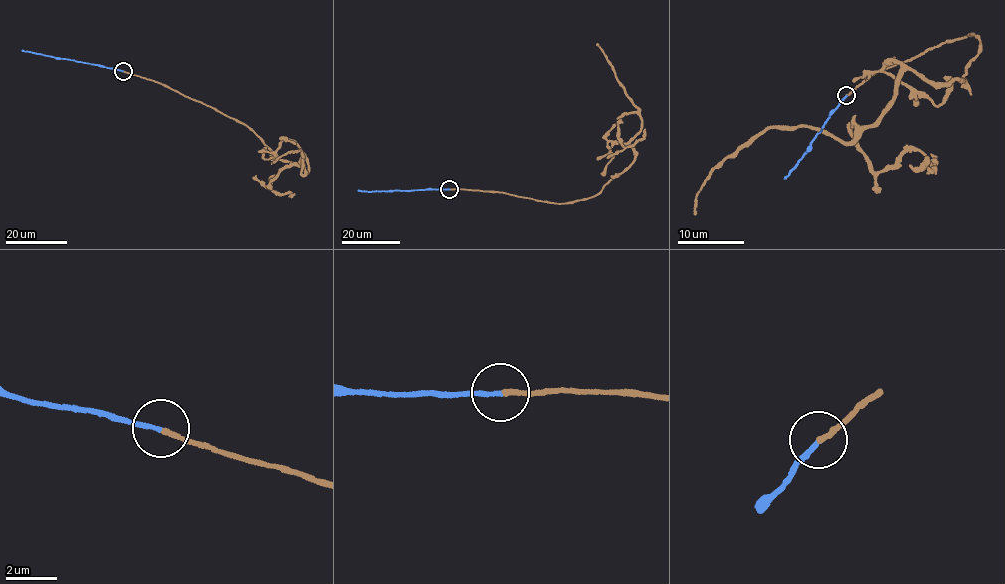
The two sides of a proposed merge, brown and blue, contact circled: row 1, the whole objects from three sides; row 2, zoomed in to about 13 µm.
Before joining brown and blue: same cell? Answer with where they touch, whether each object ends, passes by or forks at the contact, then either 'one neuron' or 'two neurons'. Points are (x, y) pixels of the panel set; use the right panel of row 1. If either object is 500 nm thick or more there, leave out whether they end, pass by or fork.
(846, 95) | brown ends | blue ends | one neuron

